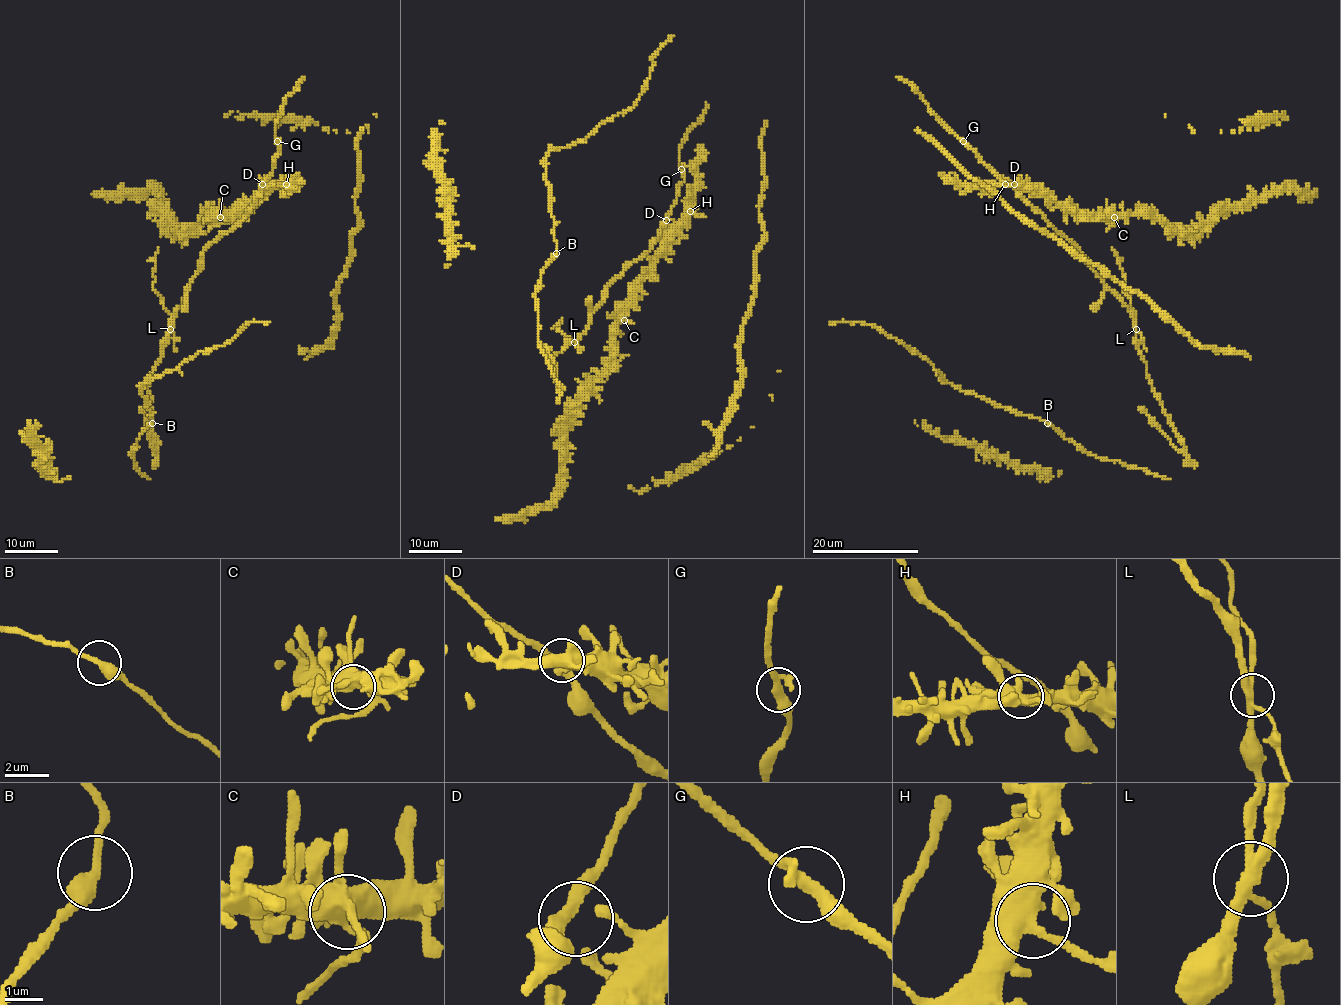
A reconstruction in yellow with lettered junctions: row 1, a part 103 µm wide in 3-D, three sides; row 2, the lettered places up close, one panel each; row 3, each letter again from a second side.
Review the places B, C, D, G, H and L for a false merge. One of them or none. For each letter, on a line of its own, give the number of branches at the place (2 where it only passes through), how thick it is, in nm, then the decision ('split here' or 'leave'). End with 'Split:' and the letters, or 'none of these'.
B: branches 2; calibre 360 nm; leave
C: branches 3; calibre 360 nm; leave
D: branches 3; calibre 280 nm; leave
G: branches 3; calibre 280 nm; leave
H: branches 4; calibre 480 nm; leave
L: branches 4; calibre 300 nm; split here
Split: L

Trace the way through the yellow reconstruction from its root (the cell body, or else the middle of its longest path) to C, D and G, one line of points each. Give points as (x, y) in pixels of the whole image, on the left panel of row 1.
C: (204, 251), (248, 213), (262, 184), (270, 185), (249, 204), (240, 207), (232, 215), (220, 217)
D: (204, 251), (248, 213), (262, 184)
G: (204, 251), (248, 213), (258, 188), (272, 172), (274, 157), (280, 151), (277, 141)

